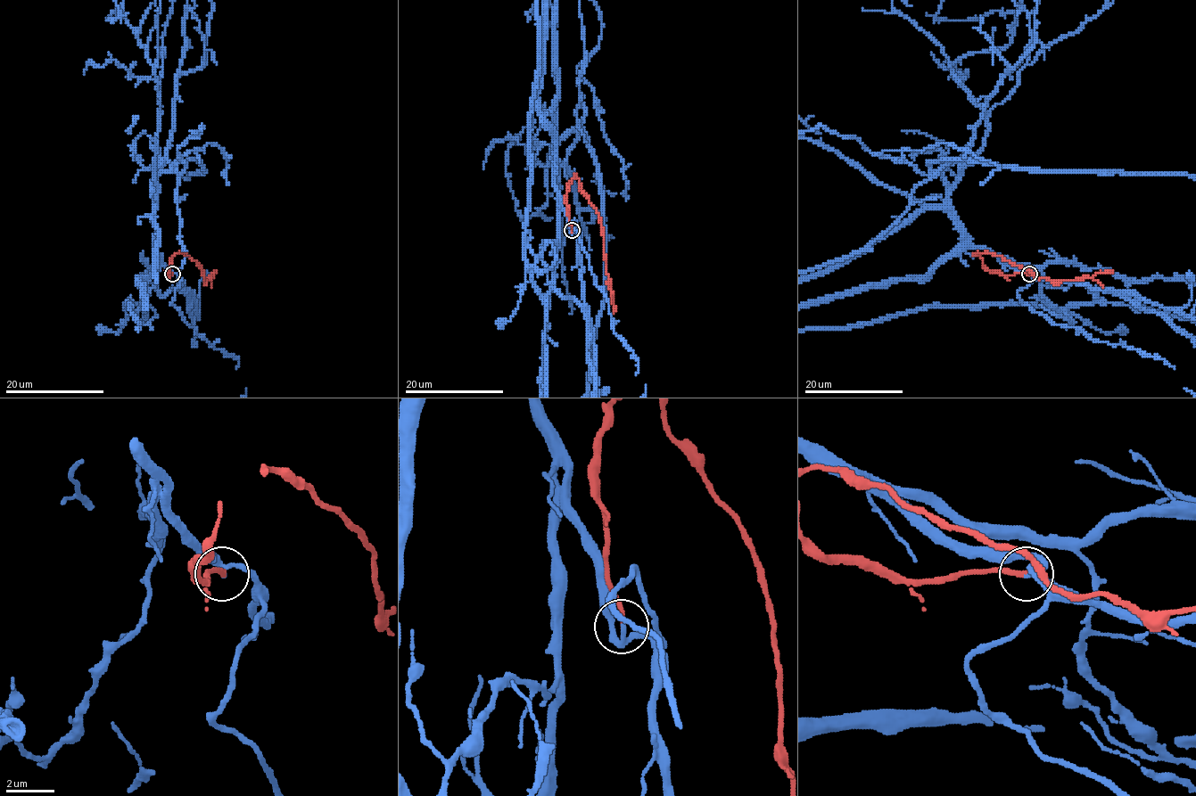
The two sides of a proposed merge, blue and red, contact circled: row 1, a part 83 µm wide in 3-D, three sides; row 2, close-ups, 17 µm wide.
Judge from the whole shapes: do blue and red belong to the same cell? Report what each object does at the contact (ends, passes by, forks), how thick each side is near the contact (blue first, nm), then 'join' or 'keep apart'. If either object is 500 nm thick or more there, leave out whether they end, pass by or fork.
blue passes by | red ends | 180/220 nm | join

